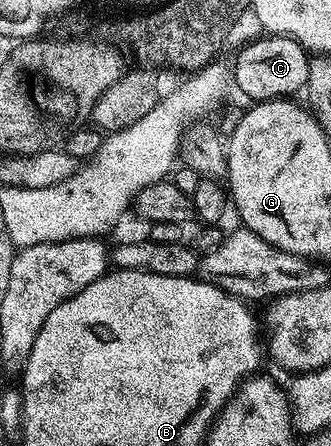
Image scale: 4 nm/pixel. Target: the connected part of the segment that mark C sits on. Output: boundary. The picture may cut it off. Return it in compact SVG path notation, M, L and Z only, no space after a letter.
M267 34L265 37L247 43L237 52L238 60L234 63L232 83L239 87L250 101L265 101L268 99L284 99L305 88L308 81L308 69L311 56L305 47L301 47L295 39L286 35Z

